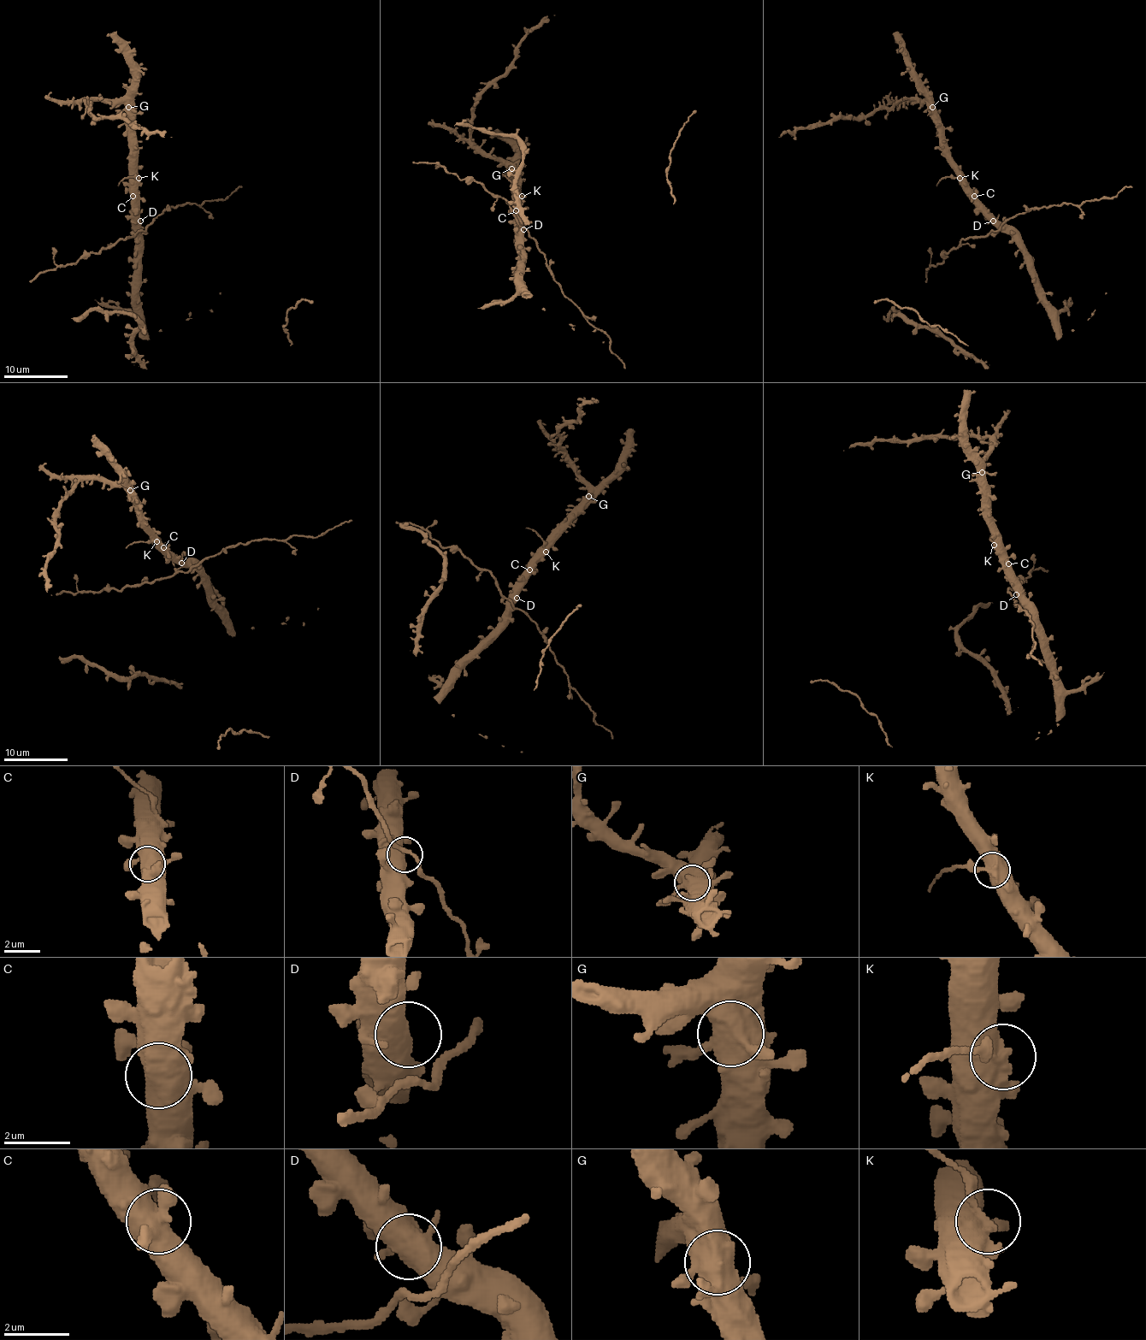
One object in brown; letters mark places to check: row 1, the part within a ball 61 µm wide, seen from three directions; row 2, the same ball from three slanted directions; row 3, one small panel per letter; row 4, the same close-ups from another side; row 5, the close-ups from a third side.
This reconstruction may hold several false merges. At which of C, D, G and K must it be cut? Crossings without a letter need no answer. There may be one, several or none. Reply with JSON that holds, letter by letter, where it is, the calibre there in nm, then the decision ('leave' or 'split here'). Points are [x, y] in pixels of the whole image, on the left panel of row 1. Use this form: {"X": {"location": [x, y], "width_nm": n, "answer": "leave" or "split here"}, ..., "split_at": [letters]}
{"C": {"location": [132, 196], "width_nm": 480, "answer": "leave"}, "D": {"location": [140, 221], "width_nm": 600, "answer": "leave"}, "G": {"location": [128, 107], "width_nm": 600, "answer": "leave"}, "K": {"location": [138, 178], "width_nm": 550, "answer": "split here"}, "split_at": ["K"]}

